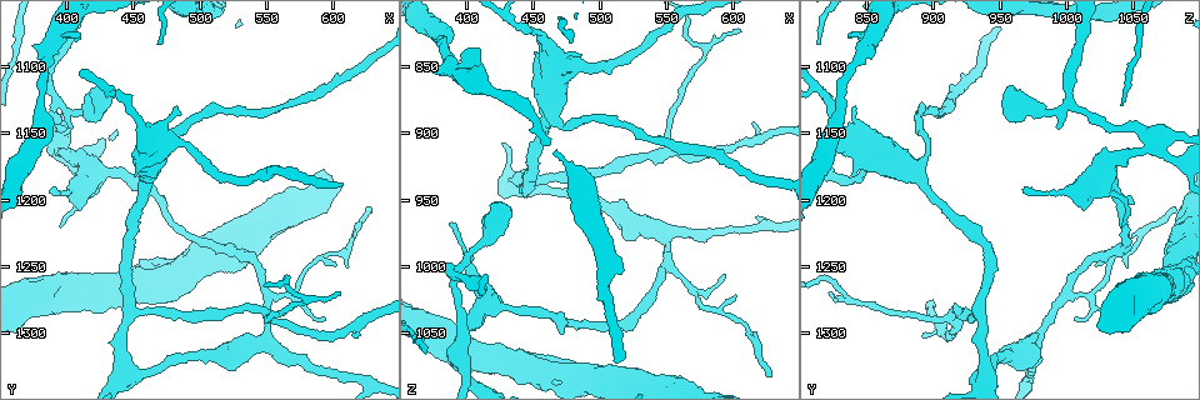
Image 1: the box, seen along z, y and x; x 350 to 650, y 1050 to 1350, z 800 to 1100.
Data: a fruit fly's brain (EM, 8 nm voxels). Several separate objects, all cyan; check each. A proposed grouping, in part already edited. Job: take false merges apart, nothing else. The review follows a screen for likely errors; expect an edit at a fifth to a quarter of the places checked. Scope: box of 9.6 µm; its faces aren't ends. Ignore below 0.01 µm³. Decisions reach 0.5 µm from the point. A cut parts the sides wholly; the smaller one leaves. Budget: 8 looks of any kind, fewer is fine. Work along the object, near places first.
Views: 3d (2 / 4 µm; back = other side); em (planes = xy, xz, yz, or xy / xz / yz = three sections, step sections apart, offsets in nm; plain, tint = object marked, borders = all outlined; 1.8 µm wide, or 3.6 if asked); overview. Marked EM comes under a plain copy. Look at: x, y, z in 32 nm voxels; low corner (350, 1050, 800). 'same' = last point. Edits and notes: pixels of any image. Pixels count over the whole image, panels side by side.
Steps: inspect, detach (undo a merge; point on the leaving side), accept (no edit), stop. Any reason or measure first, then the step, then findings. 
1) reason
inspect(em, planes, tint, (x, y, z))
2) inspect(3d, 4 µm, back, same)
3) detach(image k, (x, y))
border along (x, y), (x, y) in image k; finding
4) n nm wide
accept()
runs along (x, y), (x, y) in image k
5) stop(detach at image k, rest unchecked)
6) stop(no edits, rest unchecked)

three-way junction
inspect(em, planes, tint, (392, 1128, 1006))

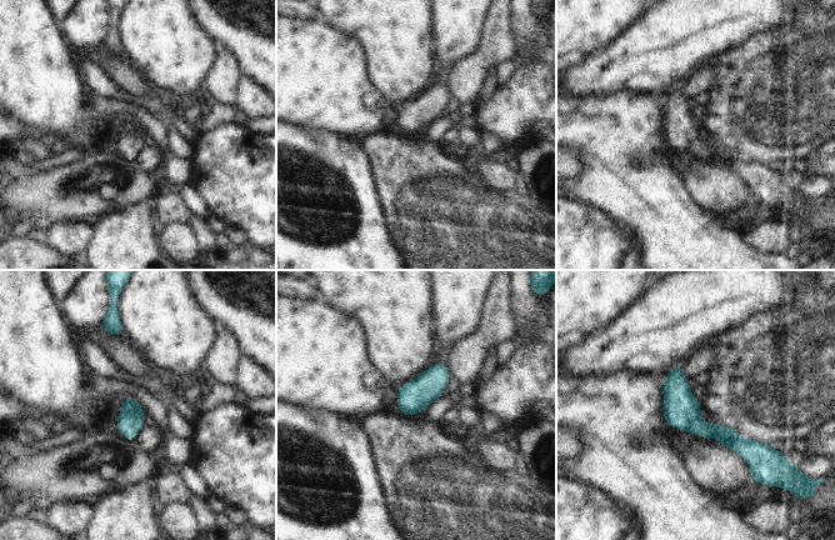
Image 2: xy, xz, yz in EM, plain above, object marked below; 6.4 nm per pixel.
170 nm wide
accept()
all the same cell

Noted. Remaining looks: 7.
branch point
inspect(3d, 4 µm, (456, 1266, 1076))

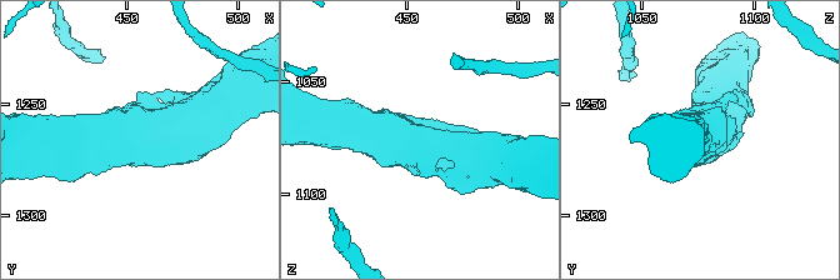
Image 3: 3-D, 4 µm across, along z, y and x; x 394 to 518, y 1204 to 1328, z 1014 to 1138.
need the tissue
inspect(em, 3.6 µm, planes, tint, (455, 1265, 1079))

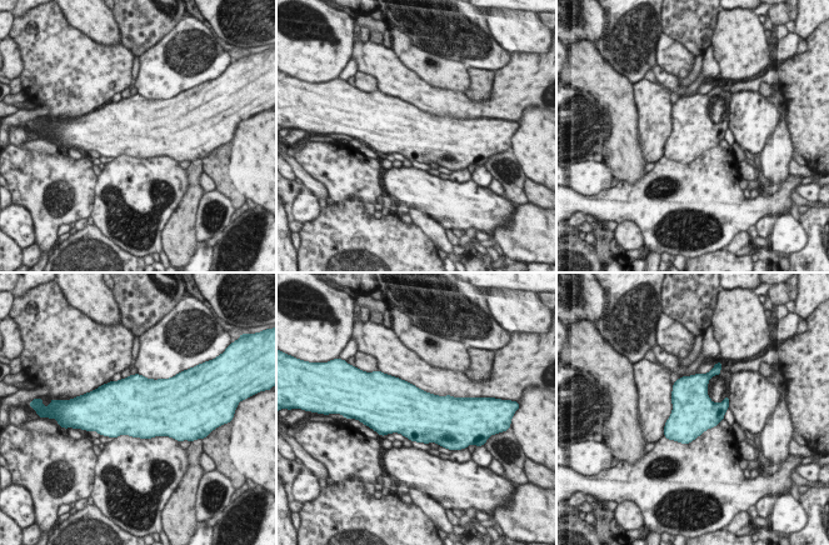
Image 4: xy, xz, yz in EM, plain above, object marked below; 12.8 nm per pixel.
accept()
continuous, no second cell

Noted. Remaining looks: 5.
branch point
inspect(em, planes, borders, (552, 1274, 1000))

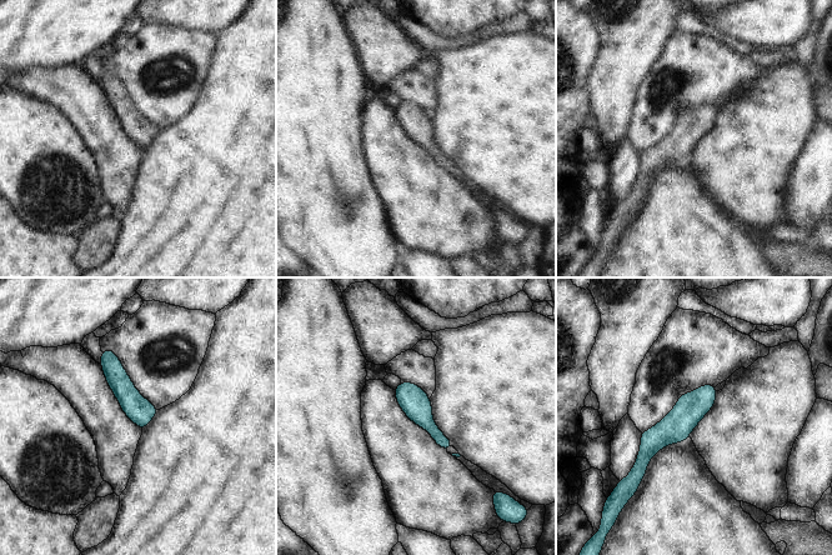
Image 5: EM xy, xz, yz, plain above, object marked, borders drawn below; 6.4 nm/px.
accept()
runs along (712, 389), (645, 454), (638, 465) in image 5; one cell here

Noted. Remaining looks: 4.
stop(no edits, rest unchecked)

